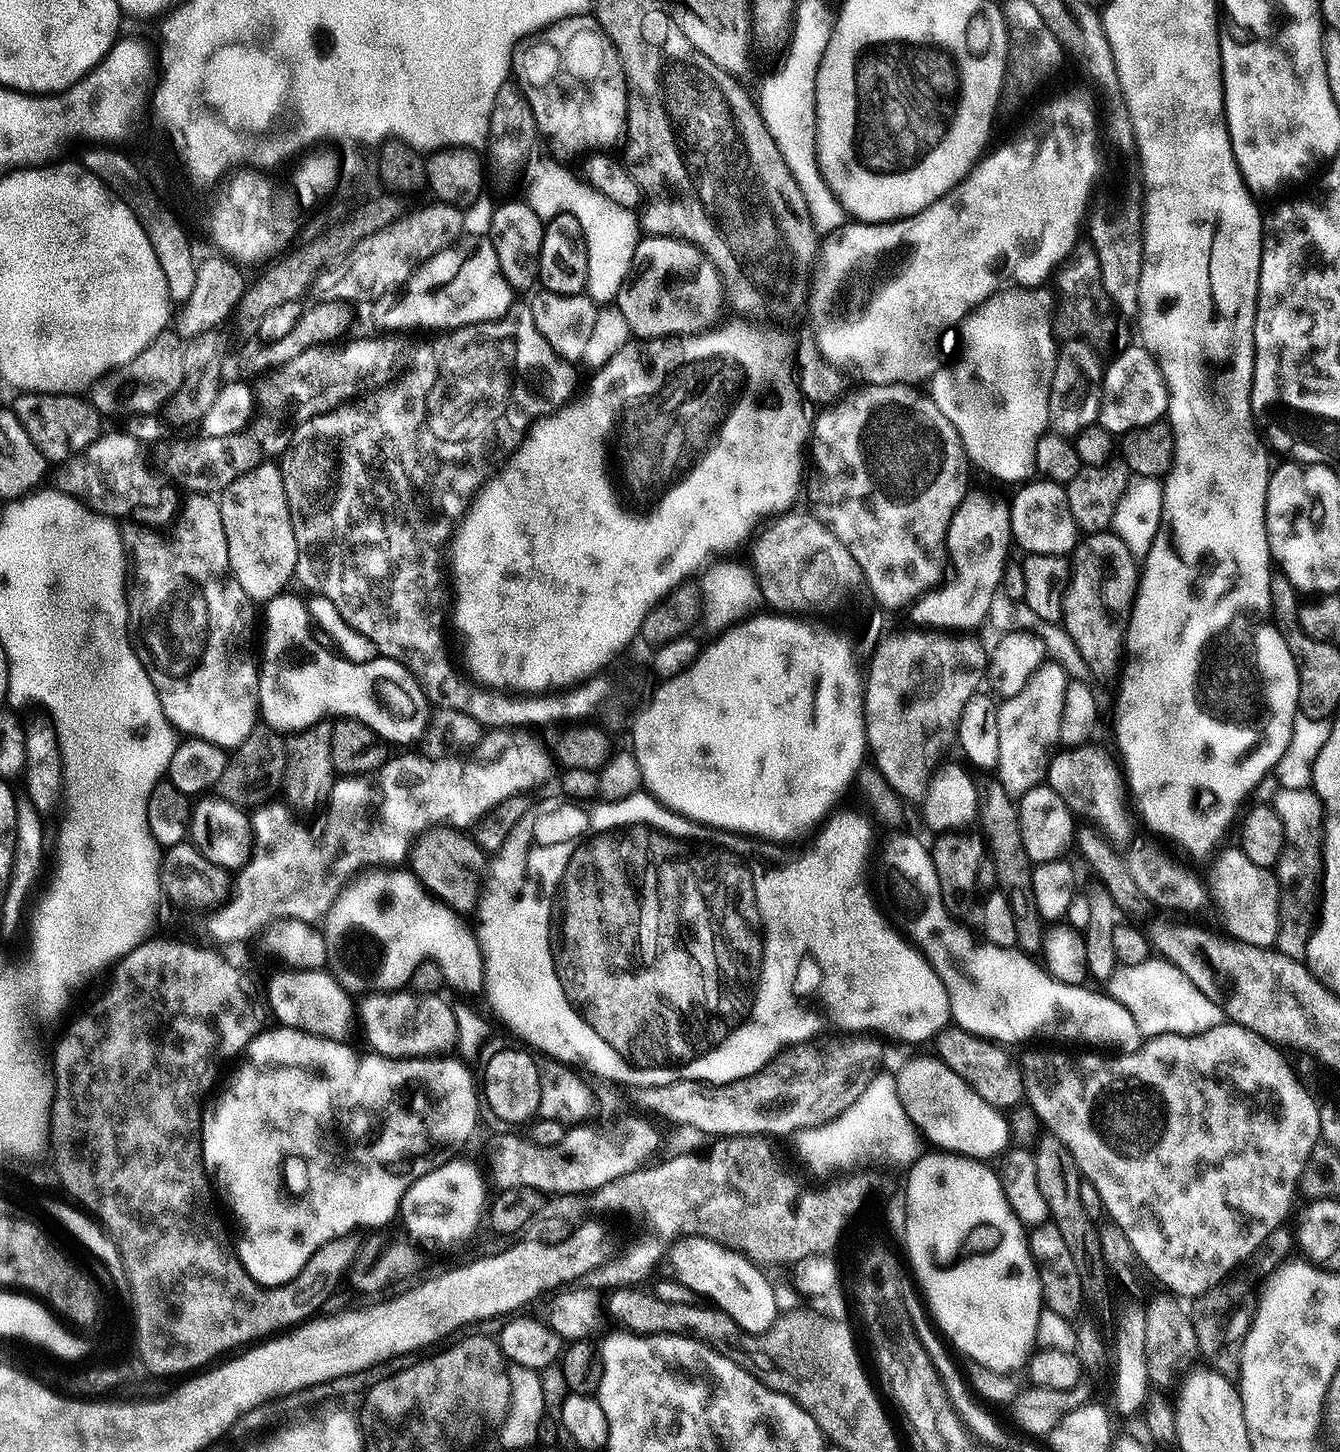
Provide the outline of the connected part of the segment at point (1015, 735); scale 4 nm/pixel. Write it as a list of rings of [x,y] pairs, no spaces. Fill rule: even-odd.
[[[1045,662],[1018,694],[999,701],[998,780],[1009,794],[1023,794],[1045,783],[1050,753],[1060,744],[1059,731],[1069,681],[1062,666]]]

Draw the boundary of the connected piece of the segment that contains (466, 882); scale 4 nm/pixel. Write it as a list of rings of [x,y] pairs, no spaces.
[[[446,827],[427,833],[413,849],[410,868],[417,880],[453,913],[477,911],[482,900],[480,879],[486,876],[486,854],[476,845],[475,839],[468,840],[464,834],[457,834]]]

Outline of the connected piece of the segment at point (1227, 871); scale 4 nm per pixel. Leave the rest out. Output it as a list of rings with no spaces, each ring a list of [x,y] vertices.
[[[1232,846],[1226,852],[1219,853],[1219,860],[1214,870],[1212,884],[1210,882],[1210,896],[1220,907],[1226,923],[1232,927],[1231,935],[1237,941],[1259,948],[1273,947],[1280,939],[1281,929],[1281,897],[1282,889],[1275,871],[1262,866],[1254,866],[1250,858]]]

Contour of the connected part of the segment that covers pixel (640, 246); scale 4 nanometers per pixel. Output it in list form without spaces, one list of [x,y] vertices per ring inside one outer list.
[[[645,235],[636,243],[635,263],[638,265],[636,281],[634,276],[622,298],[622,311],[633,337],[690,336],[721,323],[724,280],[717,265],[693,244],[675,236]]]

